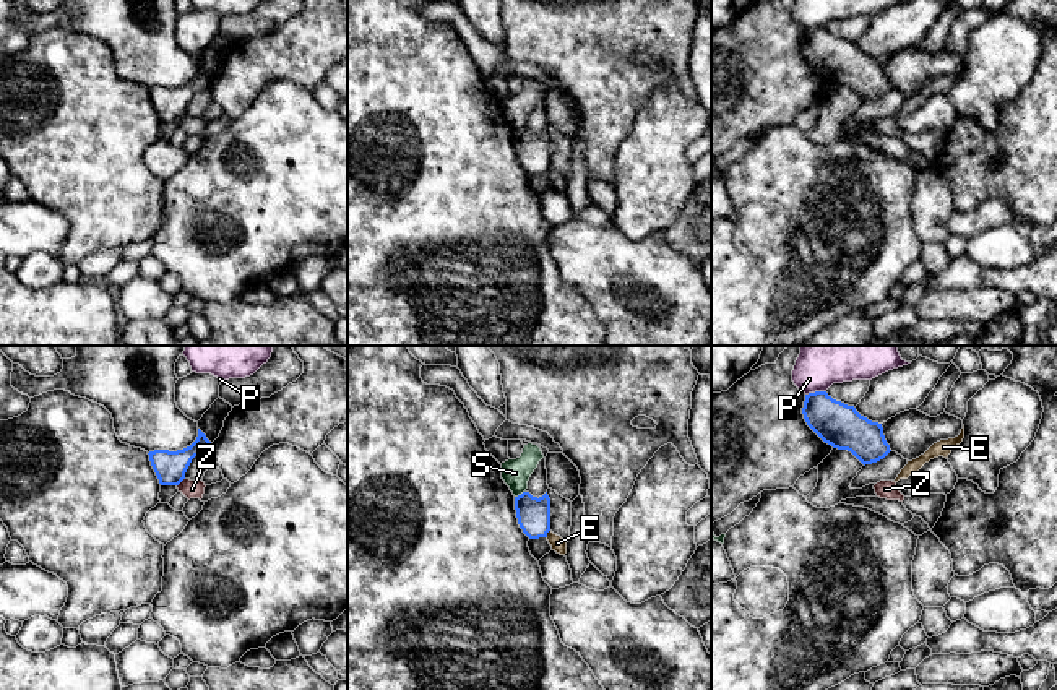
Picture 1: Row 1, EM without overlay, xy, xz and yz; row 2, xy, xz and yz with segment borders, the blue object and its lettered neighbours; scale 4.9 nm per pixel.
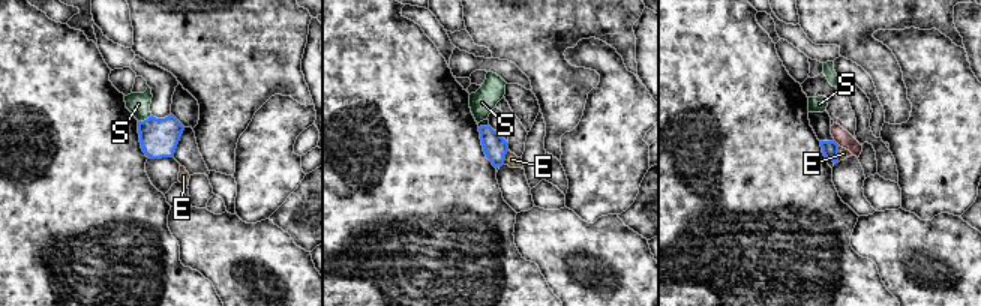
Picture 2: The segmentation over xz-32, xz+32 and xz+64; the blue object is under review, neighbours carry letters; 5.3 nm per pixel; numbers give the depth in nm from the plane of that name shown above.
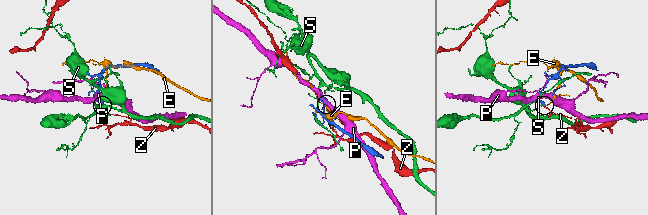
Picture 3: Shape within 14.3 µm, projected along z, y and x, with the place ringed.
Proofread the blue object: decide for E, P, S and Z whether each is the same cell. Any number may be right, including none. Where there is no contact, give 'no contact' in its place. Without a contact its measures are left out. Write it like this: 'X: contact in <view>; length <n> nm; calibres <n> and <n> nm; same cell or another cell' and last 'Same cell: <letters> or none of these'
E: contact in xz; length 40 nm; calibres 170 and 70 nm; another cell
P: contact in yz; length 110 nm; calibres 220 and 140 nm; another cell
S: contact in xz; length 70 nm; calibres 170 and 140 nm; another cell
Z: contact in xy; length 60 nm; calibres 160 and 100 nm; another cell
Same cell: none of these

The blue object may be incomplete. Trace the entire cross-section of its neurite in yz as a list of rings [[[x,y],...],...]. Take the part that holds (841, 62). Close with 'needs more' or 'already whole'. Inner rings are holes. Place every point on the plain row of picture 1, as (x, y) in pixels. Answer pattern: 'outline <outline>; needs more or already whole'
outline [[[826,28],[805,31],[802,50],[825,80],[851,88],[864,102],[891,88],[882,60],[869,57],[854,42],[833,36]]]; already whole

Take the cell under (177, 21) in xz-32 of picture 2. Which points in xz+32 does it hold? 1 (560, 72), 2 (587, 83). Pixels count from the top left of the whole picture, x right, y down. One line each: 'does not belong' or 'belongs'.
1: belongs
2: belongs

